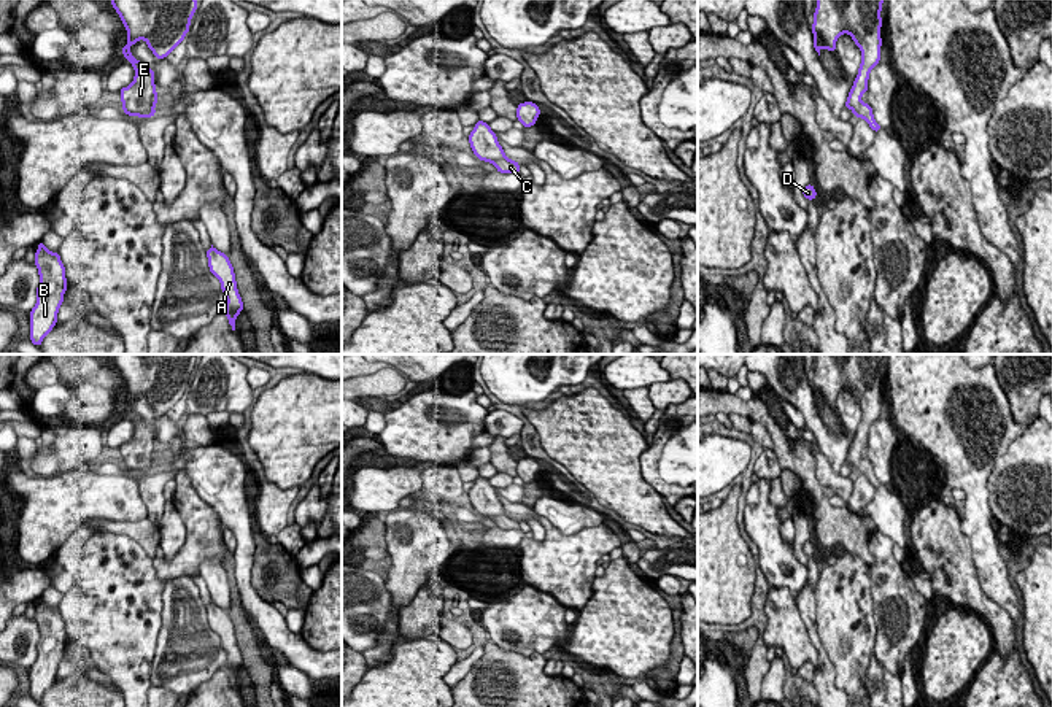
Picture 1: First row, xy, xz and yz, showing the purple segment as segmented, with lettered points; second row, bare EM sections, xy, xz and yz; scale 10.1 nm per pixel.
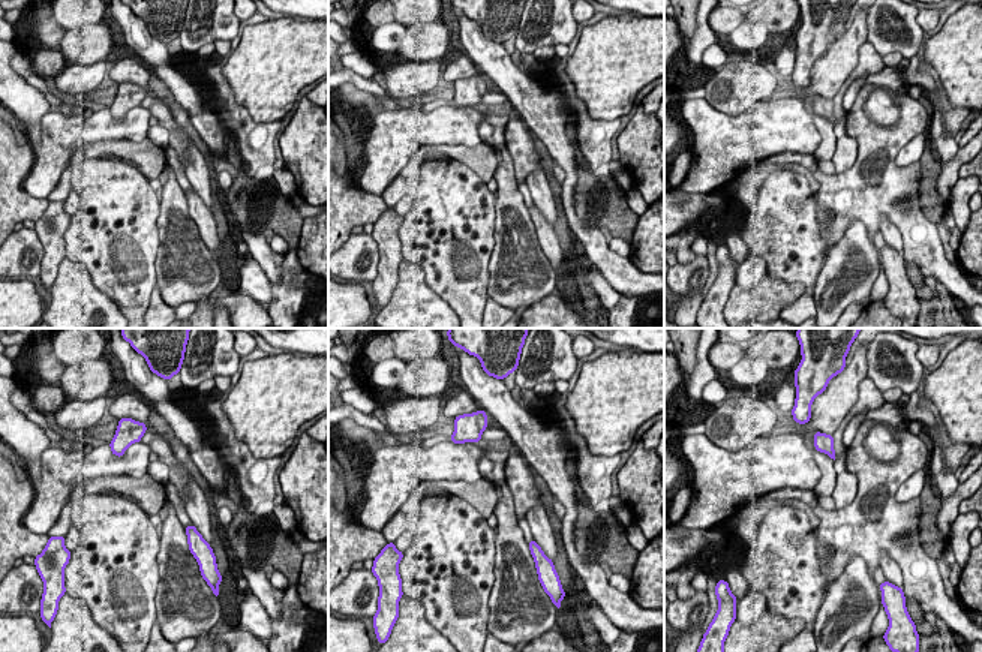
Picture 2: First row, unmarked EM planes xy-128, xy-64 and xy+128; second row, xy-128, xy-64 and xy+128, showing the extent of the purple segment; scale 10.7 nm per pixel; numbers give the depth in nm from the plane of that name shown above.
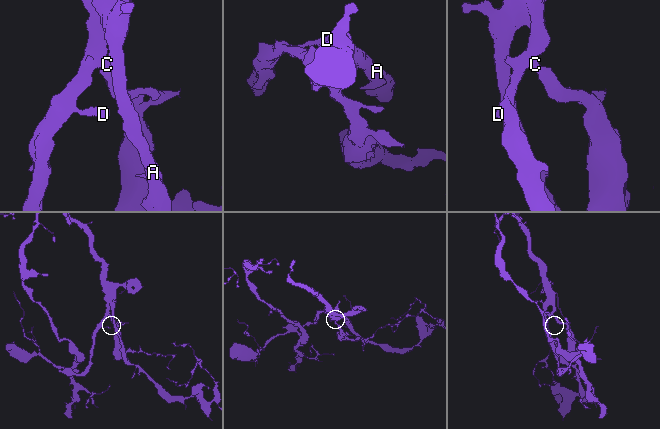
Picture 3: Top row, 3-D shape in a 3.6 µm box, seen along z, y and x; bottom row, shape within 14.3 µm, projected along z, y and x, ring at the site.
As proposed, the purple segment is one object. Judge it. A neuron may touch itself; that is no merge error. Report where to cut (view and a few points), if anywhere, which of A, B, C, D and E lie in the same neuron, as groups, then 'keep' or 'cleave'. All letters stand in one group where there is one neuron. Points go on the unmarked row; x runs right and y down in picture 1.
no cut; A B C D E; keep

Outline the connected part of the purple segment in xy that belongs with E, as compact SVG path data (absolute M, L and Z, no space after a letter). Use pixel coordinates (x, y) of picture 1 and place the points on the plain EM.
M111 354L126 386L127 400L122 411L133 421L130 442L119 446L122 469L138 473L157 470L154 426L146 424L130 410L130 402L145 396L156 415L165 415L184 396L197 365L195 354Z

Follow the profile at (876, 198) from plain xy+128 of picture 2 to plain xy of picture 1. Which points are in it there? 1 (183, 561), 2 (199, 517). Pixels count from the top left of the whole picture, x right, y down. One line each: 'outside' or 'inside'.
1: inside
2: inside

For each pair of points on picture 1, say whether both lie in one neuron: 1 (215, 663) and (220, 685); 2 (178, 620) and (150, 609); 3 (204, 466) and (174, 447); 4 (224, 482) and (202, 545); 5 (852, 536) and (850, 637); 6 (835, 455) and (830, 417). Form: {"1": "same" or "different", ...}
{"1": "different", "2": "different", "3": "same", "4": "different", "5": "different", "6": "different"}

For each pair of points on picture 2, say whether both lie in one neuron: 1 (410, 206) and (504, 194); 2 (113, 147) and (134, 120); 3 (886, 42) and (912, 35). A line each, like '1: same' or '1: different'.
1: different
2: different
3: same

